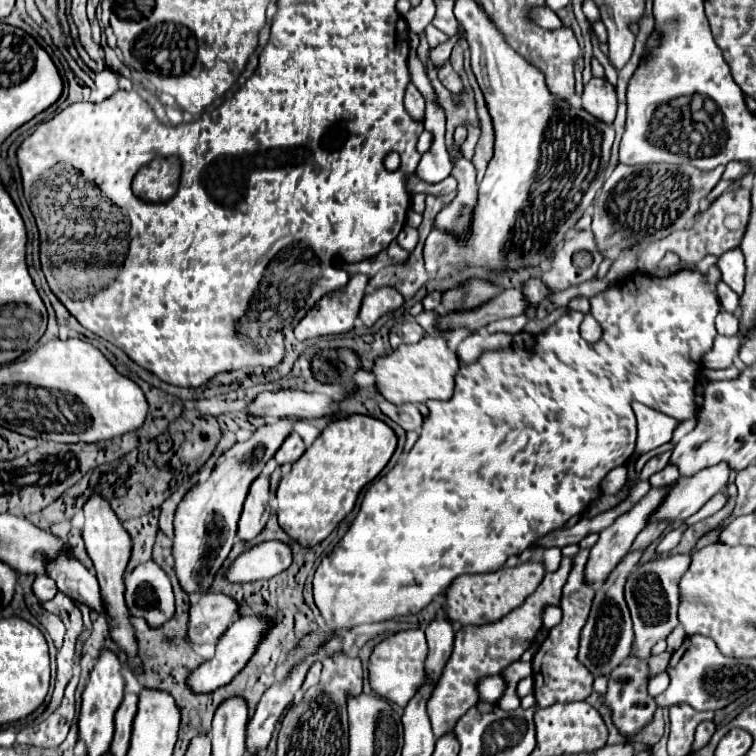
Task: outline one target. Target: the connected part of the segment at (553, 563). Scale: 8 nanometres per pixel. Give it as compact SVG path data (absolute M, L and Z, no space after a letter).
M557 547L549 548L543 555L543 565L546 571L555 571L559 568L562 560L561 549Z

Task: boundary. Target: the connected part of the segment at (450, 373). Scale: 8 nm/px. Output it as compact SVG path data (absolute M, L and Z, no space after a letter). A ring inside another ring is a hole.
M425 336L417 344L405 344L395 348L393 354L385 354L375 360L371 372L375 374L375 386L381 398L387 402L401 406L401 404L419 404L427 400L449 400L453 396L455 374L459 370L459 360L455 352L447 348L447 342L437 336Z

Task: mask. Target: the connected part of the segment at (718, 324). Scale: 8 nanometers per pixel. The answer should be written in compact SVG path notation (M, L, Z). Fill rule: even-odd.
M719 312L717 320L715 320L715 328L721 336L733 336L739 332L739 318L729 312Z

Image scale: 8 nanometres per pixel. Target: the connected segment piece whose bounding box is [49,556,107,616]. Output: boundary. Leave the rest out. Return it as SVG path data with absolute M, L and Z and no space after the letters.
M59 556L53 564L49 564L49 576L57 582L57 588L71 600L81 602L91 610L107 616L105 604L101 604L101 588L95 574L87 570L79 560Z

